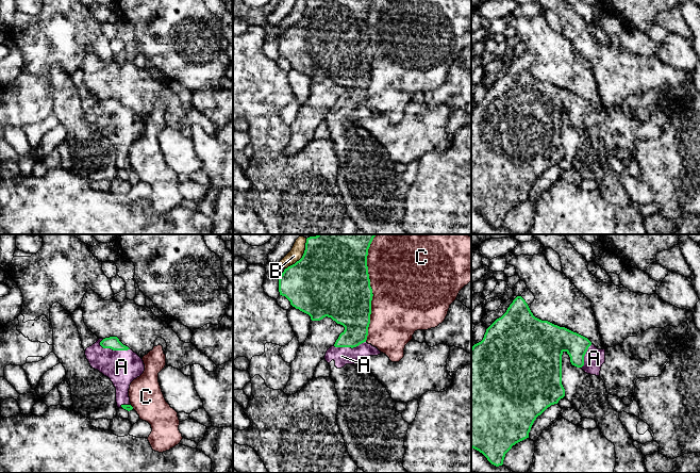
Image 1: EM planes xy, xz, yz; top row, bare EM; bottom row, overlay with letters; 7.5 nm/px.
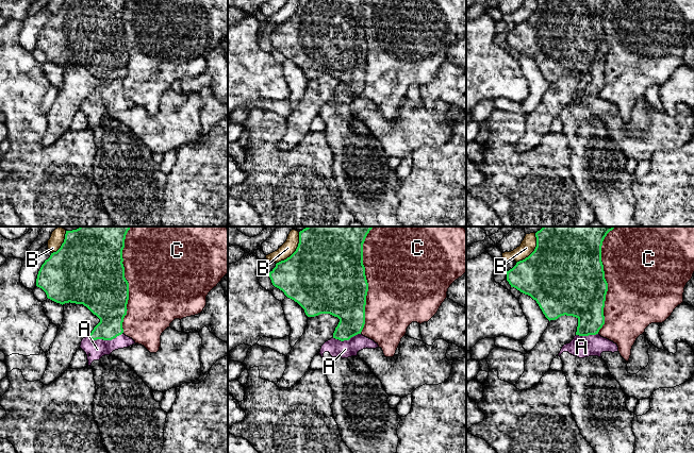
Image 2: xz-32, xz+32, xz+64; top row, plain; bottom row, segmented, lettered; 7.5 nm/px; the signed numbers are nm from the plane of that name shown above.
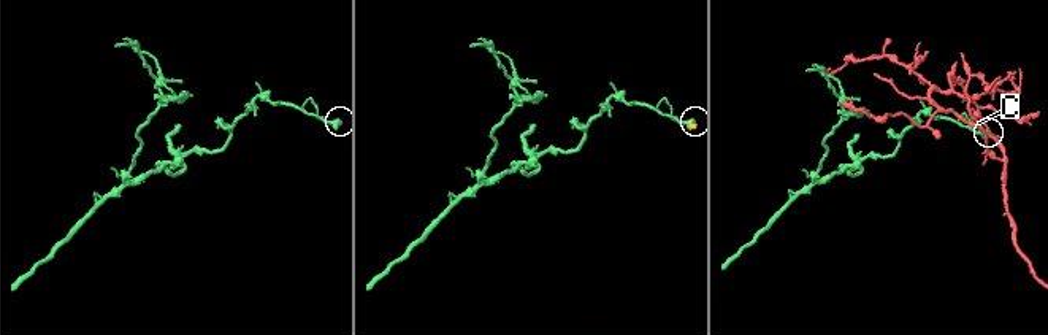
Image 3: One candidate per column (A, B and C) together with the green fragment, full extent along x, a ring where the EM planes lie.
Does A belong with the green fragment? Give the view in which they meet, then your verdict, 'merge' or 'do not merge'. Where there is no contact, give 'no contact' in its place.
meets green in xy; merge

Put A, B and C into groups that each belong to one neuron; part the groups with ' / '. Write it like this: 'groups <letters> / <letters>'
groups A / B / C

